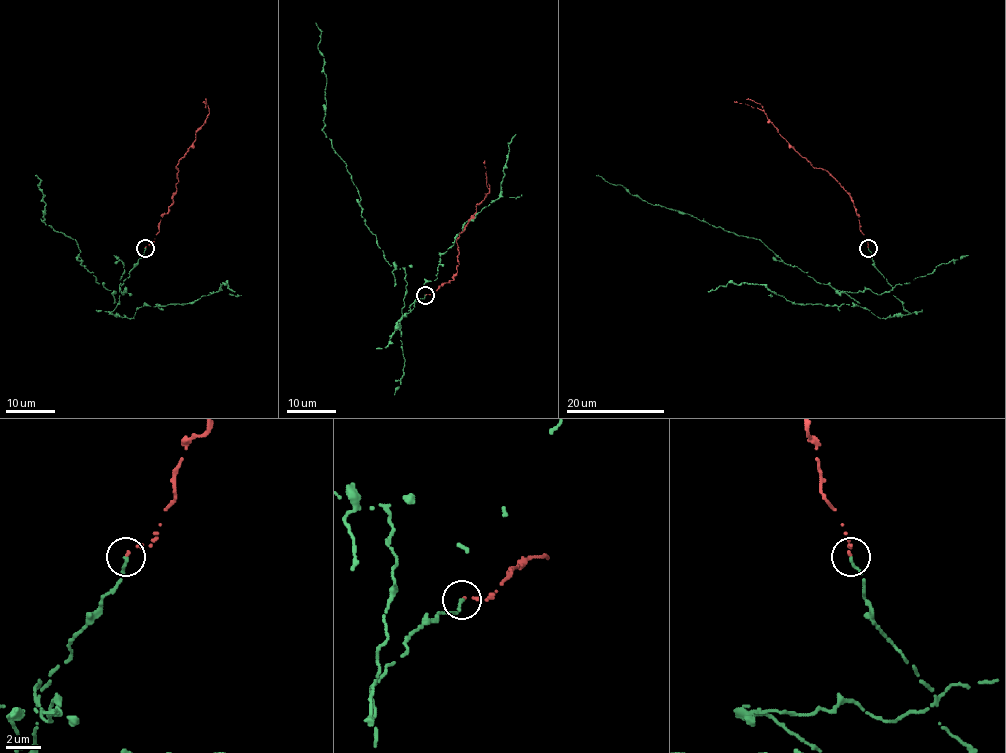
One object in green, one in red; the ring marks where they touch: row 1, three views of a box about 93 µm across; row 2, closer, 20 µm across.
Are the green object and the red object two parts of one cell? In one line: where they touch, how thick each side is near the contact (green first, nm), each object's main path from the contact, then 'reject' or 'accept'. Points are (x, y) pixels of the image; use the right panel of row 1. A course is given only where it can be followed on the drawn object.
place (868, 248); calibres 180 and 140 nm; course green (868, 247), (892, 288), (841, 292), (786, 265), (758, 239), (648, 203), (596, 175); course red (868, 247), (850, 195), (826, 170), (813, 167), (785, 140), (761, 109), (734, 102); reject

